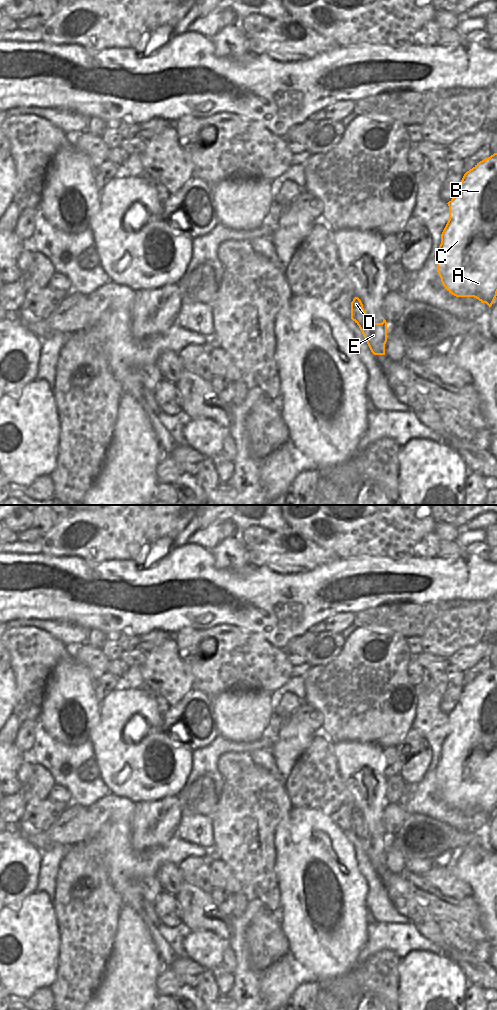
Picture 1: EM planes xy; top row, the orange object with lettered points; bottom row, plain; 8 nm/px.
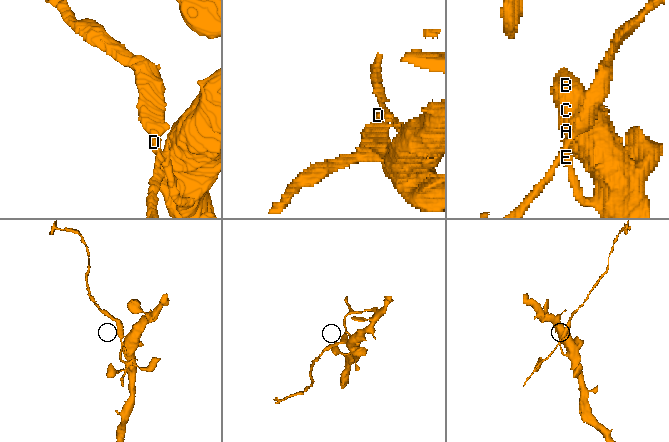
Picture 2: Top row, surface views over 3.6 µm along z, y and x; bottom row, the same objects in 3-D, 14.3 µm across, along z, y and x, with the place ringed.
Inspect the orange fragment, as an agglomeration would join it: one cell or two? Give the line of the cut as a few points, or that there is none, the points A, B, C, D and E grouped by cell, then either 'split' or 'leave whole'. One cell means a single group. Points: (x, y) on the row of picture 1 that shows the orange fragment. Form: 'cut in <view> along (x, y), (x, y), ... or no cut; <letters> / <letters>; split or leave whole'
cut in xy along (369, 321), (362, 331); A B C E / D; split

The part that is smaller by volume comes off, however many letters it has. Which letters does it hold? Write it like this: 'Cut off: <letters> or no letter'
Cut off: D.

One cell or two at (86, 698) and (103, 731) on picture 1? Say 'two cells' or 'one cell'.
two cells

